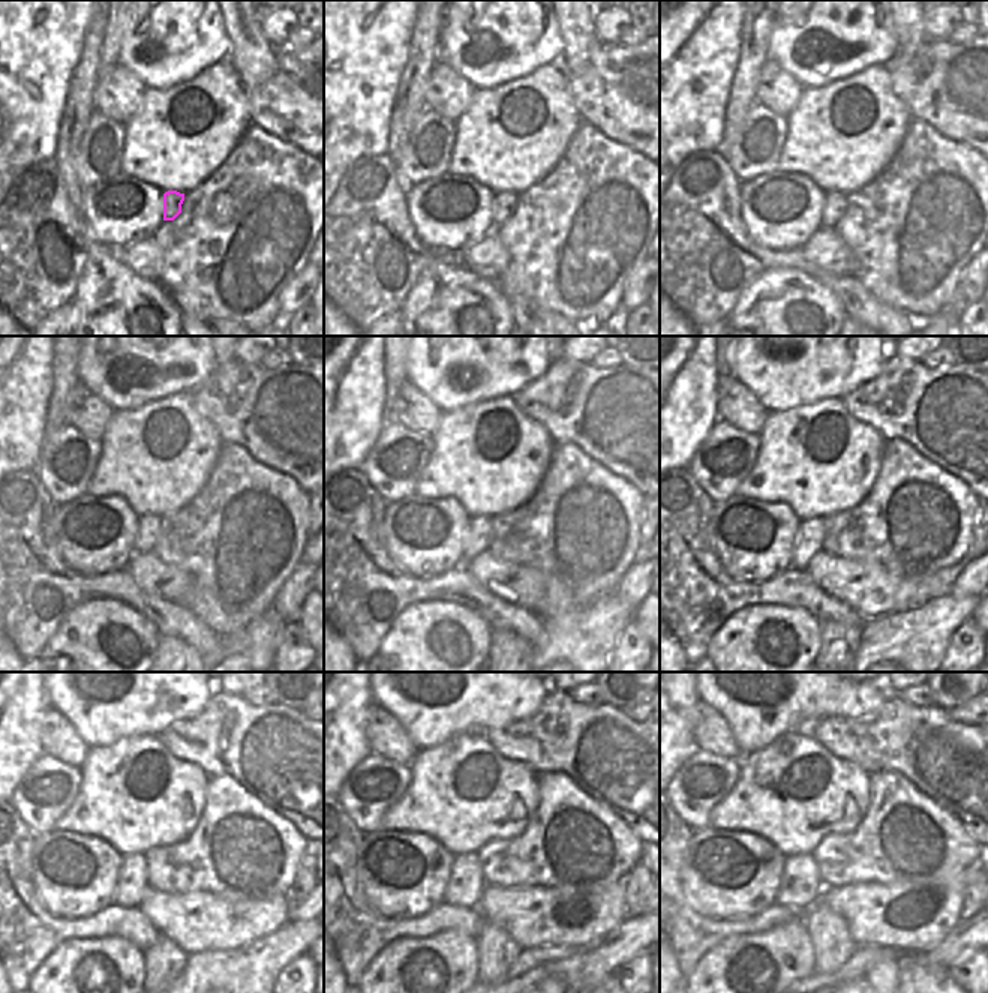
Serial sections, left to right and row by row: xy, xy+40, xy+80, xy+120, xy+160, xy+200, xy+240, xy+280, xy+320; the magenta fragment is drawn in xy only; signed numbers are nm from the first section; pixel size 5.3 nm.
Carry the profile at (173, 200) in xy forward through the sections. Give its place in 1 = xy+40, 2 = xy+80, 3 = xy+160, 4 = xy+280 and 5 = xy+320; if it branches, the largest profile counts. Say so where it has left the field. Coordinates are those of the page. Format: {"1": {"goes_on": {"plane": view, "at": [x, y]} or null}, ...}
{"1": {"goes_on": {"plane": "xy+40", "at": [504, 204]}}, "2": {"goes_on": {"plane": "xy+80", "at": [835, 204]}}, "3": {"goes_on": {"plane": "xy+160", "at": [479, 537]}}, "4": {"goes_on": {"plane": "xy+280", "at": [465, 882]}}, "5": {"goes_on": {"plane": "xy+320", "at": [799, 887]}}}

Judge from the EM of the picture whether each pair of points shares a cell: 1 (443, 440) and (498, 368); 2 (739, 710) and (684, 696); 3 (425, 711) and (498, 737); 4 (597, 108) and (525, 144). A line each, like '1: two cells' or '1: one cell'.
1: two cells
2: two cells
3: two cells
4: two cells

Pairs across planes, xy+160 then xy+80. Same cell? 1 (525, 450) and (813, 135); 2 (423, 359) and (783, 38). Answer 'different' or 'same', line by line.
1: same
2: same

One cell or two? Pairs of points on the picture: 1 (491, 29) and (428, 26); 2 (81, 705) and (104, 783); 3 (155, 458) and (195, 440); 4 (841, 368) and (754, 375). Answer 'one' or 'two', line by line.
1: two
2: two
3: one
4: one

